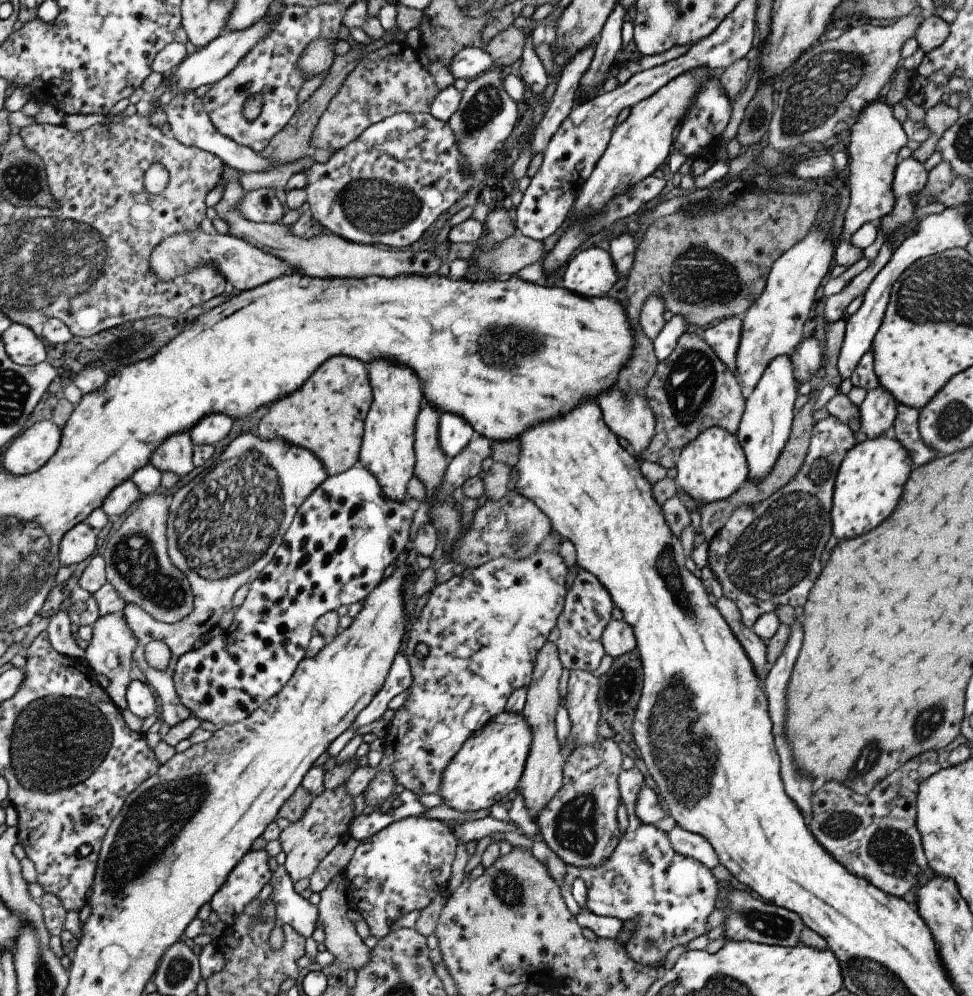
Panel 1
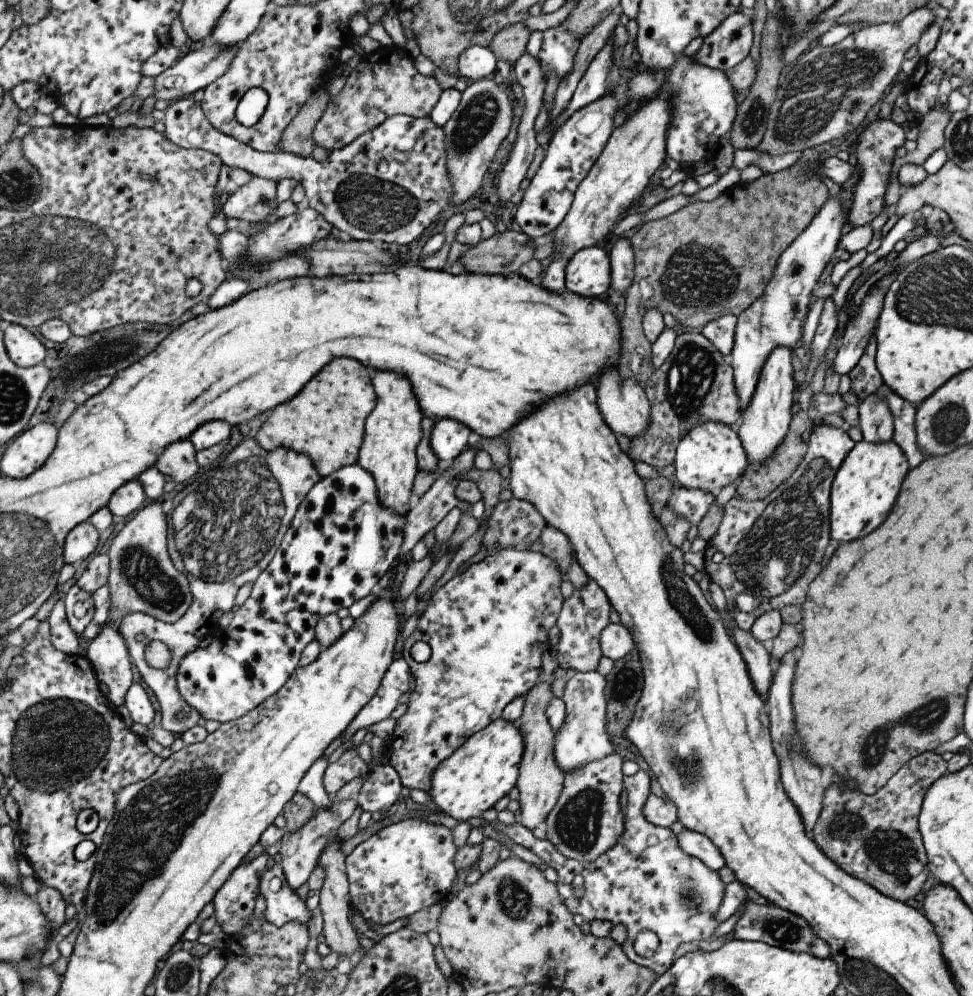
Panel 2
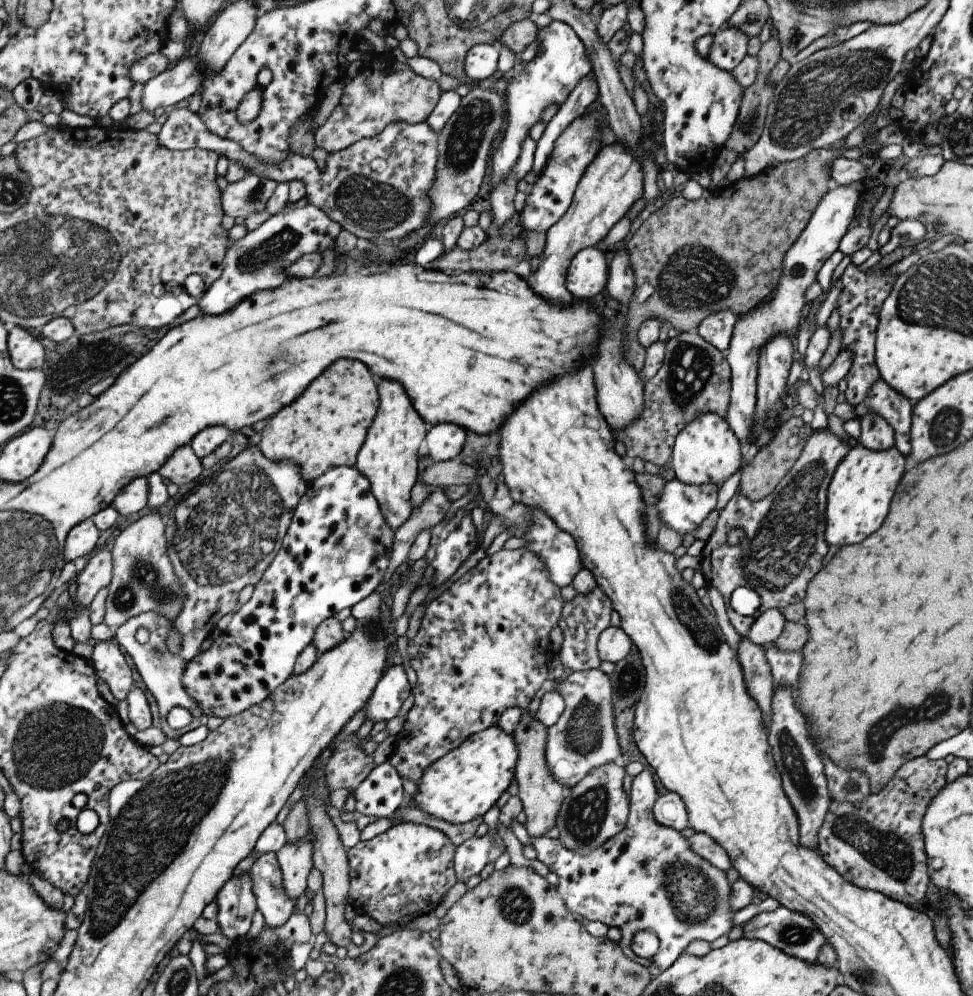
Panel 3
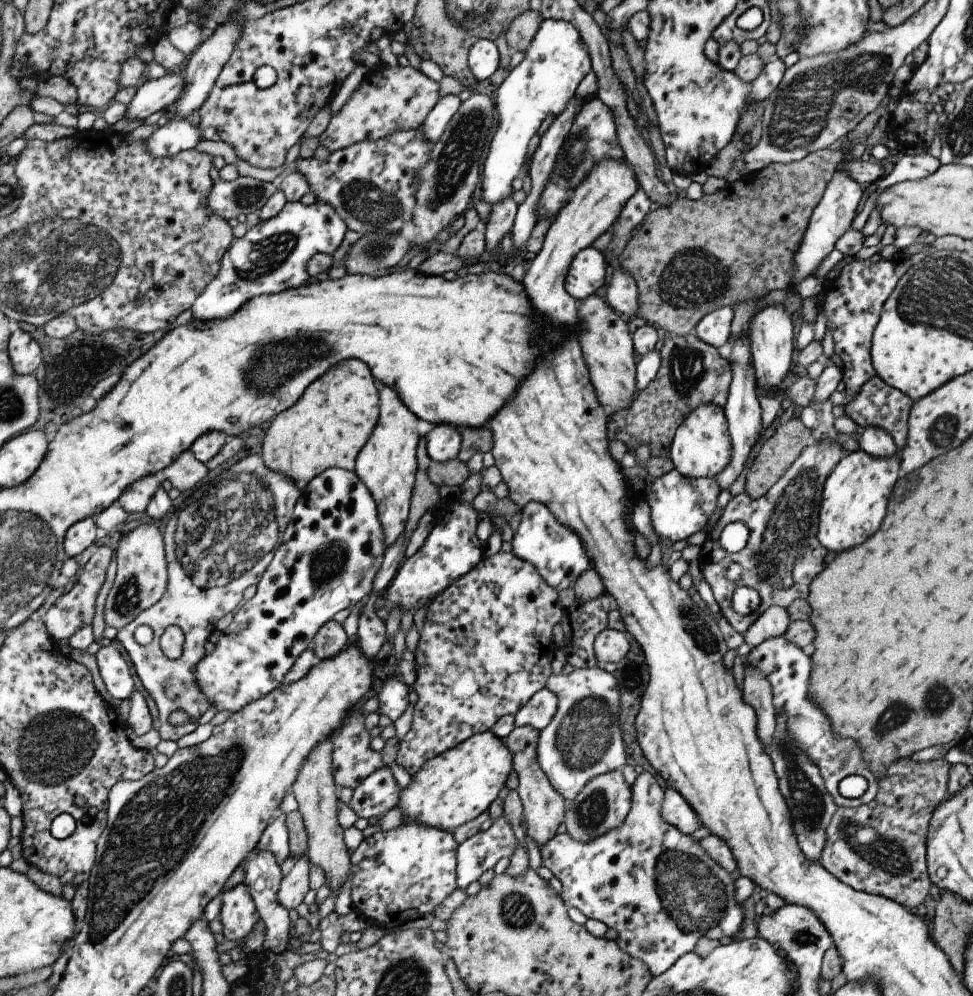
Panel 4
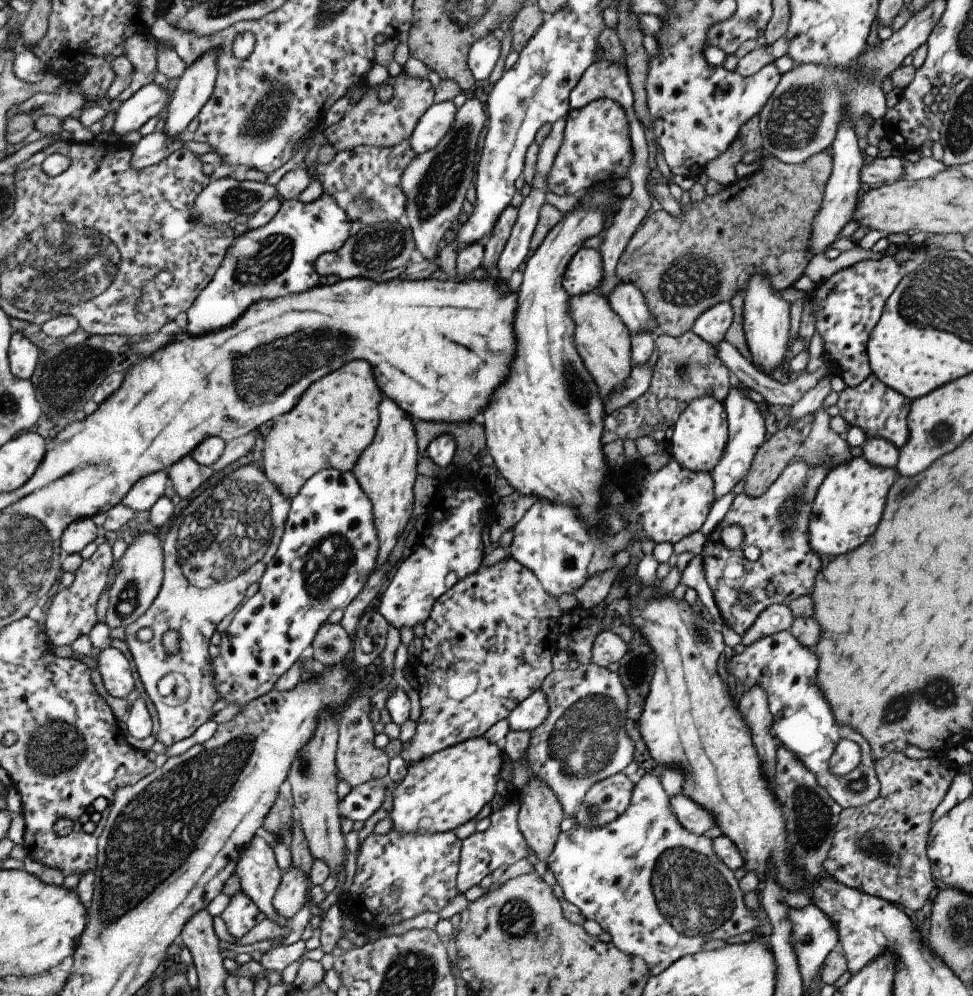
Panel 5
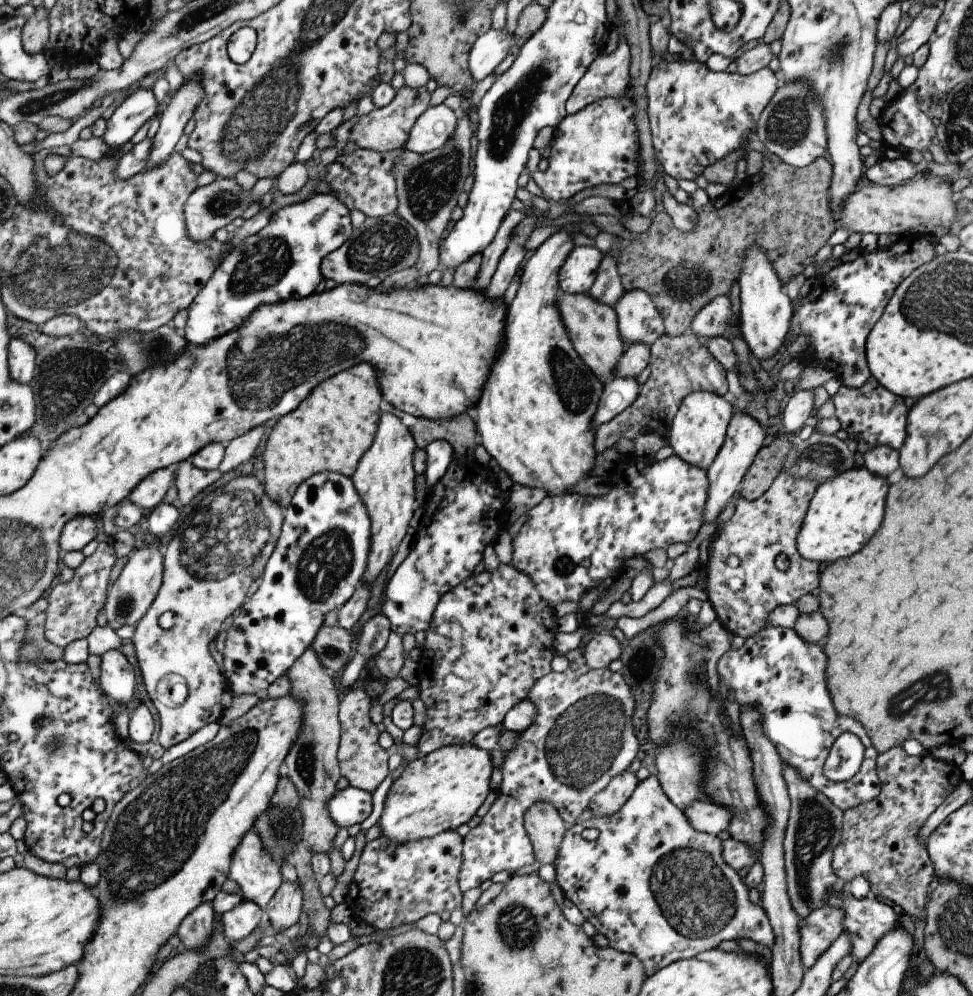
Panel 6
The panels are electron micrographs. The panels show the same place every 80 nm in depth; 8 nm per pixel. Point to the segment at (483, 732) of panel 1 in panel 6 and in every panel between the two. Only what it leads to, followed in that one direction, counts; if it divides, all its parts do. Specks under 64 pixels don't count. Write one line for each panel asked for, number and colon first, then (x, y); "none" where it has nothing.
2: (484, 768)
3: (464, 783)
4: (455, 786)
5: (442, 791)
6: (437, 792)

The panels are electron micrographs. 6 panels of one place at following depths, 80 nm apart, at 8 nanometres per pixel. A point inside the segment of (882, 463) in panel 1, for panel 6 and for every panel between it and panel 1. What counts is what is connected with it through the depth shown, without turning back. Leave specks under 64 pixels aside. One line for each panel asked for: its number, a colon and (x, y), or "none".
2: (865, 486)
3: (859, 492)
4: (854, 497)
5: (848, 504)
6: (845, 510)

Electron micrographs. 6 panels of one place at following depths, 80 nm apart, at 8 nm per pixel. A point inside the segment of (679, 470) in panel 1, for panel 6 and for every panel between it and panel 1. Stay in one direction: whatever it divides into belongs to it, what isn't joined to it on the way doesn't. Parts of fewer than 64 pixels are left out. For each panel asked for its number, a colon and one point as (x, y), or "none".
2: (710, 456)
3: (706, 450)
4: (700, 448)
5: (699, 435)
6: (698, 429)

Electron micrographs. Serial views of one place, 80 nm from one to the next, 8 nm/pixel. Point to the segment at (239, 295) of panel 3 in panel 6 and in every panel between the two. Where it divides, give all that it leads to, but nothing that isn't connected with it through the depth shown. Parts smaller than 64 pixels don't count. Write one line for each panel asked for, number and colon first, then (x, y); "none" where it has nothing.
4: (271, 256)
5: (276, 259)
6: (281, 262)

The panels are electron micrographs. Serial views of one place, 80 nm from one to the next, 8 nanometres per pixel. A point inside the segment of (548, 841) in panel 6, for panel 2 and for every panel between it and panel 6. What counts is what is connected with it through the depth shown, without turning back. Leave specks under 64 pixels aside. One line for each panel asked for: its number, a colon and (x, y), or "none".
2: (539, 782)
3: (540, 794)
4: (542, 806)
5: (539, 813)

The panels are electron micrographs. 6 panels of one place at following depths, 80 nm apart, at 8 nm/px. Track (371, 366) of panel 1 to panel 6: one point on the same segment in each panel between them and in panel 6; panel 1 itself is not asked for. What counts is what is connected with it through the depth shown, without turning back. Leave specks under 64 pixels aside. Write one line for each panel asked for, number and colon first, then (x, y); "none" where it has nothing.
2: (392, 431)
3: (388, 458)
4: (386, 464)
5: (386, 468)
6: (384, 477)

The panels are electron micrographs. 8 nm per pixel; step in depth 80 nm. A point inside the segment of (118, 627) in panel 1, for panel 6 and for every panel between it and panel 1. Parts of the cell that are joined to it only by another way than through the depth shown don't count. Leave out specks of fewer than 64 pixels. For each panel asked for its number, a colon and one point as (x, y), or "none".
2: (107, 654)
3: (109, 664)
4: (114, 672)
5: (113, 668)
6: (117, 680)

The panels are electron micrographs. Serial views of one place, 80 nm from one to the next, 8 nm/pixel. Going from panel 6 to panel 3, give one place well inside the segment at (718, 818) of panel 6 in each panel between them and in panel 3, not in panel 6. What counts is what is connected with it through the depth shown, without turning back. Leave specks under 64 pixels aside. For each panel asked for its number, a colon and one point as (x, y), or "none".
3: (667, 810)
4: (673, 809)
5: (692, 818)

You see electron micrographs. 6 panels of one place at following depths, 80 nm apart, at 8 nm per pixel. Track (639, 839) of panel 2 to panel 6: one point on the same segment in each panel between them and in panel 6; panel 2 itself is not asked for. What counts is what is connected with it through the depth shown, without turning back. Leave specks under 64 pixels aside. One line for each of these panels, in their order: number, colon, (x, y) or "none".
3: (645, 877)
4: (649, 882)
5: (660, 891)
6: (656, 888)

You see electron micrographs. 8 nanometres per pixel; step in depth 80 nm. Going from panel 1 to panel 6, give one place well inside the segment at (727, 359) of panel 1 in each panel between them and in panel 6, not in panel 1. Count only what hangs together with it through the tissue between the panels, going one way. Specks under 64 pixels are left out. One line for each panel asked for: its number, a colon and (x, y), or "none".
2: (719, 332)
3: (716, 329)
4: (713, 328)
5: (710, 326)
6: (712, 320)

